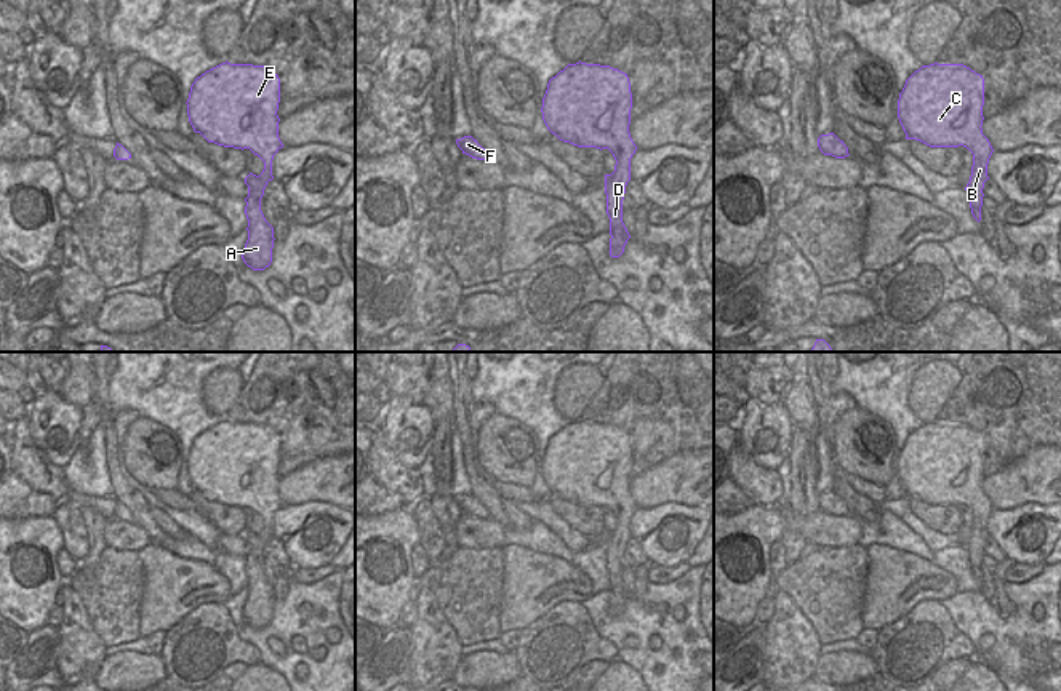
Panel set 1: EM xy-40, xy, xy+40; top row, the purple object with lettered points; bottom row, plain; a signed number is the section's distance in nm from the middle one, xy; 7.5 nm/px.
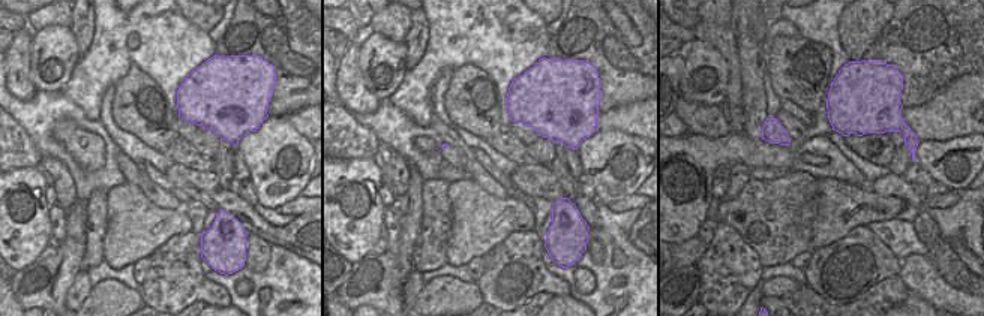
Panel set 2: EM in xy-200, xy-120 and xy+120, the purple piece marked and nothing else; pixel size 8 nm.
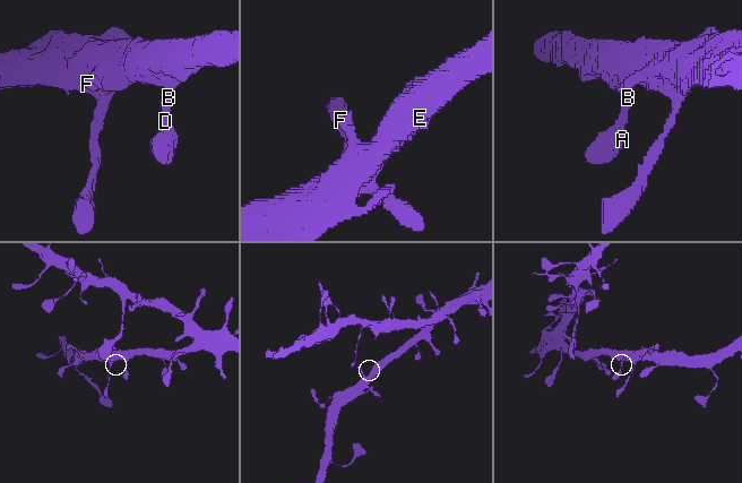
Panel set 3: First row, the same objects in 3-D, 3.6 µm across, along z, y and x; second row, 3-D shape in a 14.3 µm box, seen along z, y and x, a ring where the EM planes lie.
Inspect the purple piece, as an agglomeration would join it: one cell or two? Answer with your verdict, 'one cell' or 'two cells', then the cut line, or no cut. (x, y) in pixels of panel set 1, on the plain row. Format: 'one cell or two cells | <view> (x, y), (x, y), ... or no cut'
one cell | no cut

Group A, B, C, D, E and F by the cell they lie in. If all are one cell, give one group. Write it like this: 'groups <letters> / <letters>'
groups A B C D E F

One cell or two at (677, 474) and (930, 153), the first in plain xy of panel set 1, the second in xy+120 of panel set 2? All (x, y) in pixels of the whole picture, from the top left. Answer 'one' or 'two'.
two

